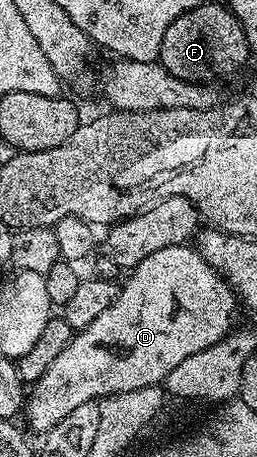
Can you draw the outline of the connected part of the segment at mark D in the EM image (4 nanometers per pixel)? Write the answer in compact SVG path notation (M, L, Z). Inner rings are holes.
M172 245L168 249L156 249L156 253L144 257L144 261L136 264L127 275L130 276L127 277L126 284L124 282L121 284L116 301L112 301L112 305L108 305L108 309L104 309L104 313L100 313L100 317L96 317L96 321L92 321L92 325L88 325L83 331L77 332L71 338L70 344L56 357L56 361L52 361L52 365L48 365L44 377L40 377L38 382L29 388L28 398L24 403L24 416L26 415L32 430L39 431L39 433L52 430L60 421L64 421L64 417L68 417L68 413L72 413L72 409L77 409L79 405L101 401L106 396L124 393L126 390L144 389L145 386L161 384L168 377L168 373L172 373L172 369L176 369L176 365L180 365L180 361L192 357L192 353L200 353L204 349L216 345L216 341L220 341L230 334L235 326L234 310L240 307L238 296L227 285L225 279L216 273L216 269L212 269L212 265L208 265L208 261L204 261L202 254L193 246Z

